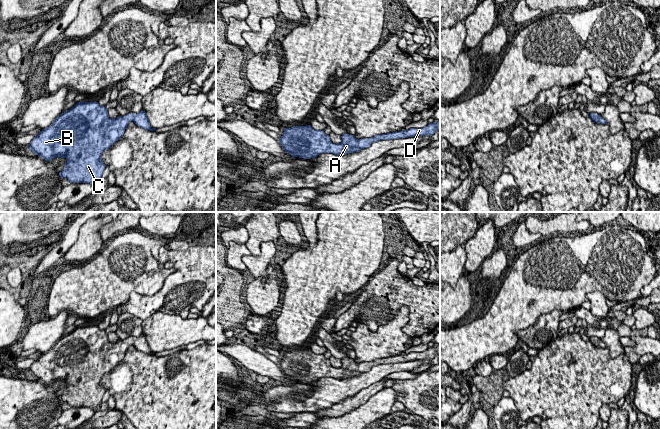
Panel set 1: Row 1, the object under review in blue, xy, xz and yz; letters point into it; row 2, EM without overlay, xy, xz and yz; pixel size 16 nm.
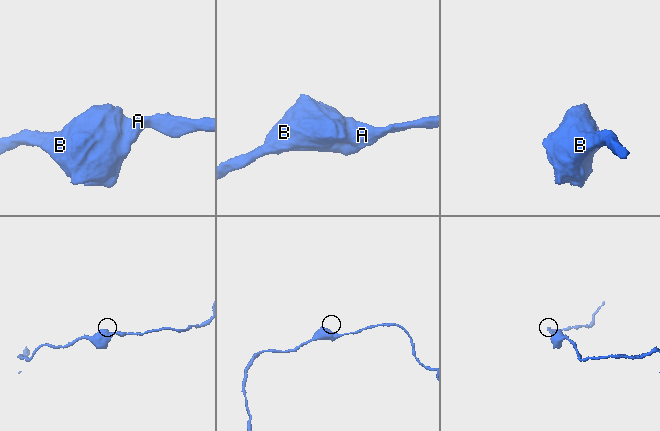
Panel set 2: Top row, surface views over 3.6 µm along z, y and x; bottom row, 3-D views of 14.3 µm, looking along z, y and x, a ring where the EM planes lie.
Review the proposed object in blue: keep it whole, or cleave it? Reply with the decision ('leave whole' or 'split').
leave whole

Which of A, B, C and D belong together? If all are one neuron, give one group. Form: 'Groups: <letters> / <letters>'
Groups: A B C D

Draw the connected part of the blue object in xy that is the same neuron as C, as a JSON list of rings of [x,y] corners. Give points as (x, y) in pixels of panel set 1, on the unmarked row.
[[[79,326],[58,340],[49,351],[42,353],[31,365],[29,373],[46,385],[52,385],[56,381],[66,382],[65,393],[59,396],[61,402],[67,402],[71,407],[95,409],[102,403],[105,393],[102,377],[123,360],[131,345],[146,354],[156,354],[150,350],[144,334],[137,338],[128,337],[125,340],[111,343],[106,331],[98,326]]]

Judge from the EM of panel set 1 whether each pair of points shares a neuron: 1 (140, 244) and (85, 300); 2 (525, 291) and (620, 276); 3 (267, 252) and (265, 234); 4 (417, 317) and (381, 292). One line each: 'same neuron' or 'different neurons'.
1: same neuron
2: same neuron
3: different neurons
4: same neuron

